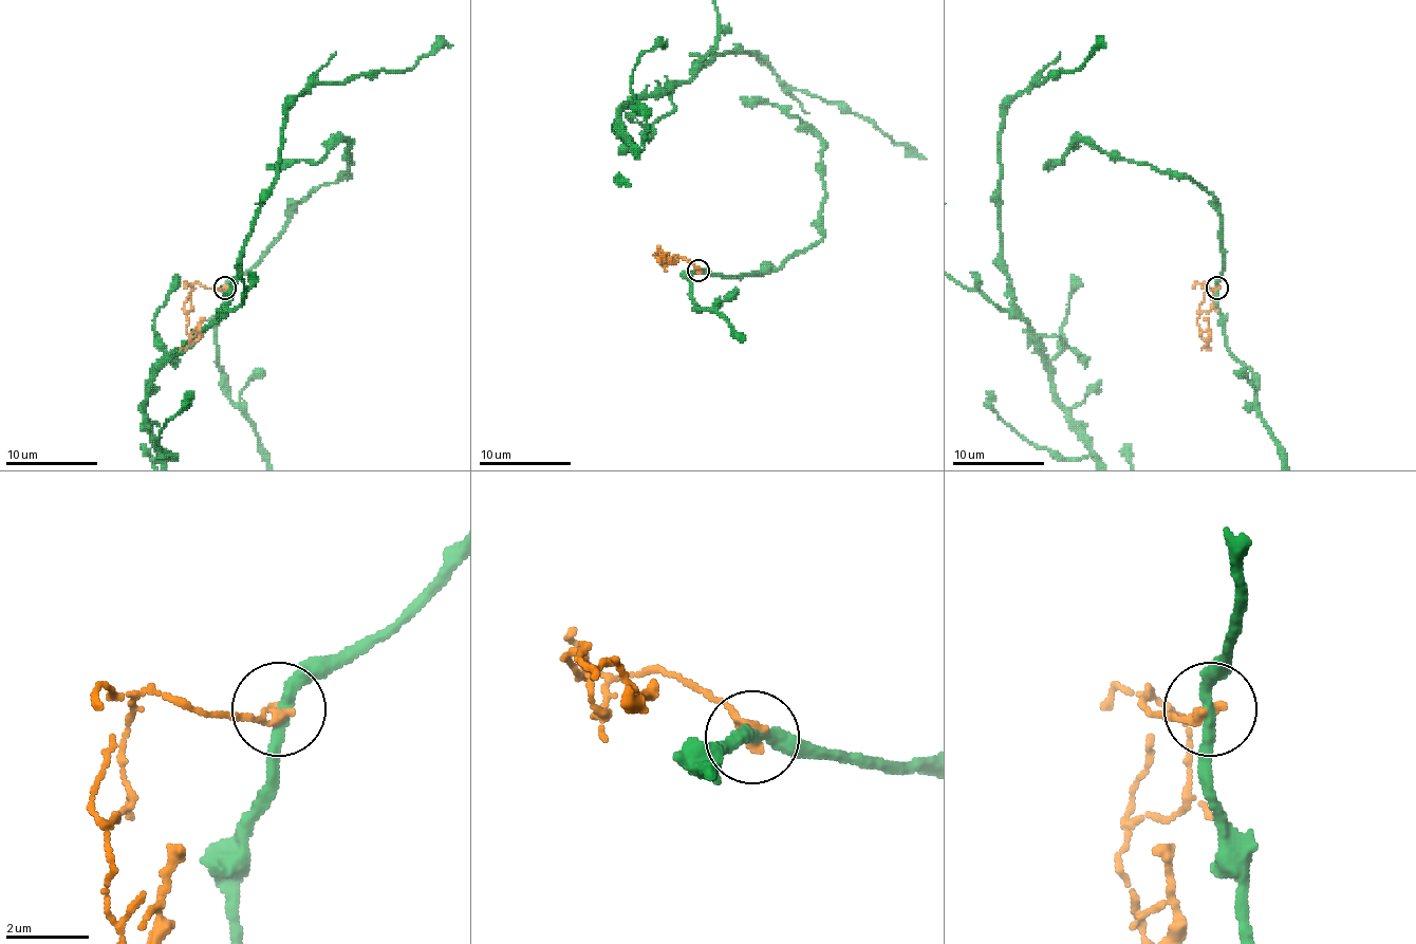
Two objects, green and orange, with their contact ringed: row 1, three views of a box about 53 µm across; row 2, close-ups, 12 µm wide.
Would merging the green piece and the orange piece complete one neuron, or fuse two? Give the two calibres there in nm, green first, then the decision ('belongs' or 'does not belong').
280 nm thick on the green side, 260 nm on the other; does not belong

